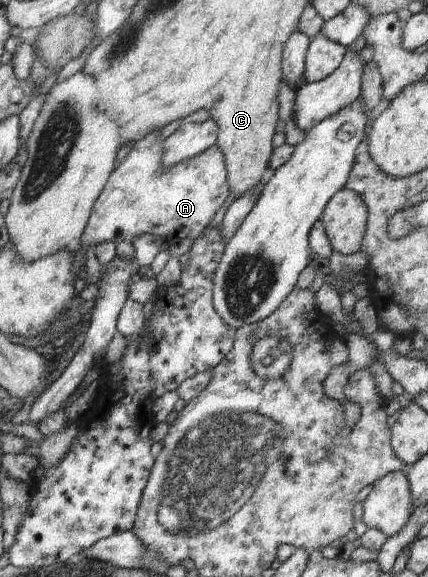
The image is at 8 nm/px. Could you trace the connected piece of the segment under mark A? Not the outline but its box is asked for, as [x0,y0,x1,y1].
[71,130,230,276]

